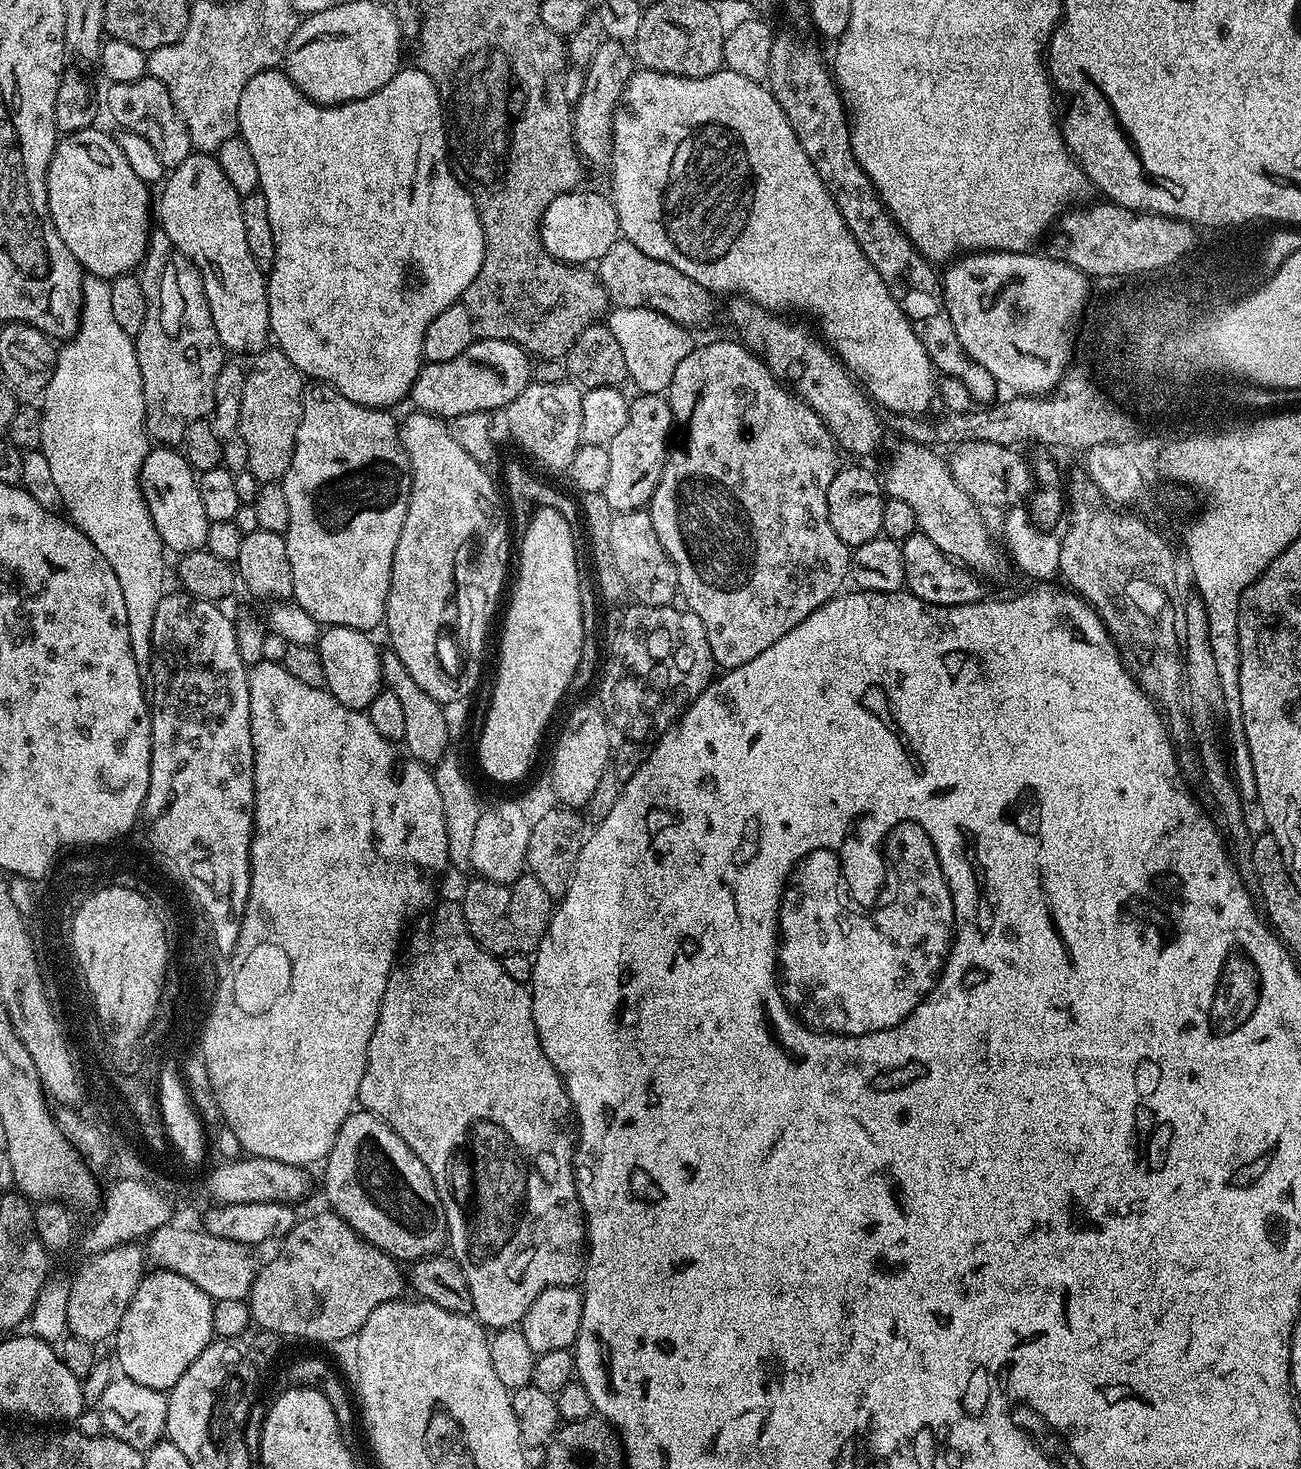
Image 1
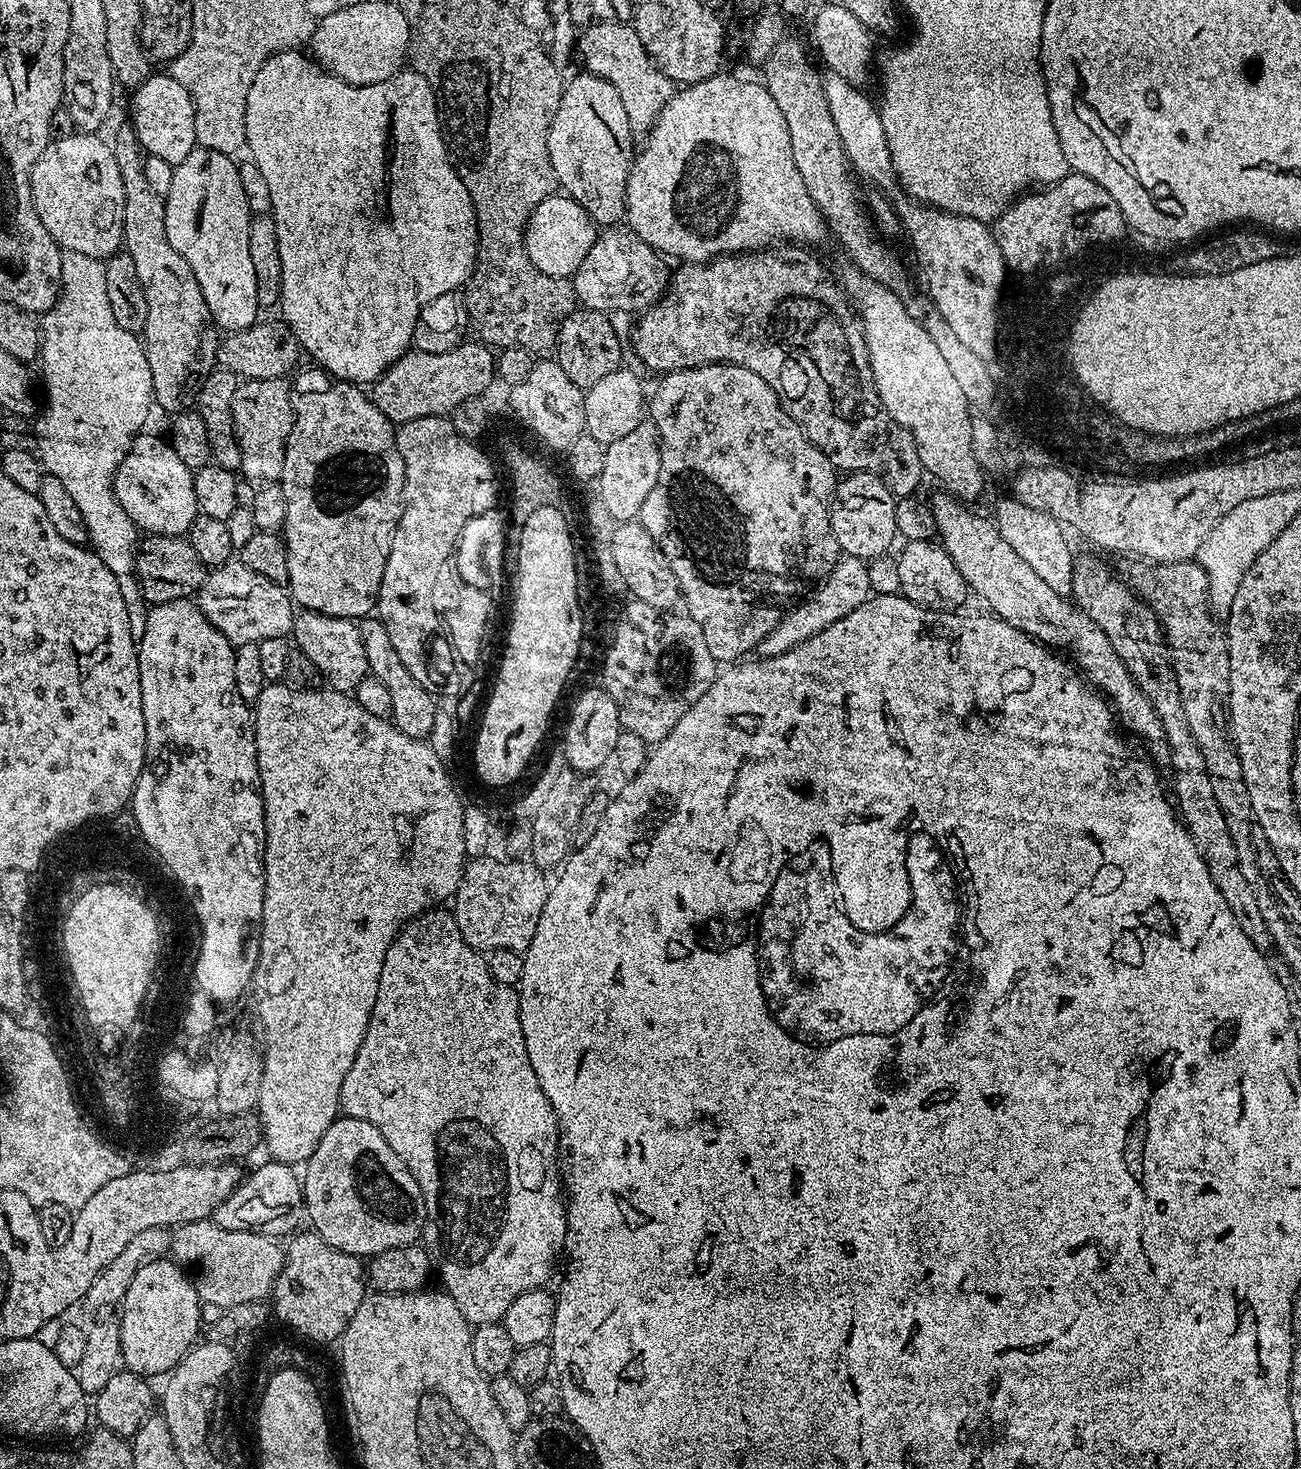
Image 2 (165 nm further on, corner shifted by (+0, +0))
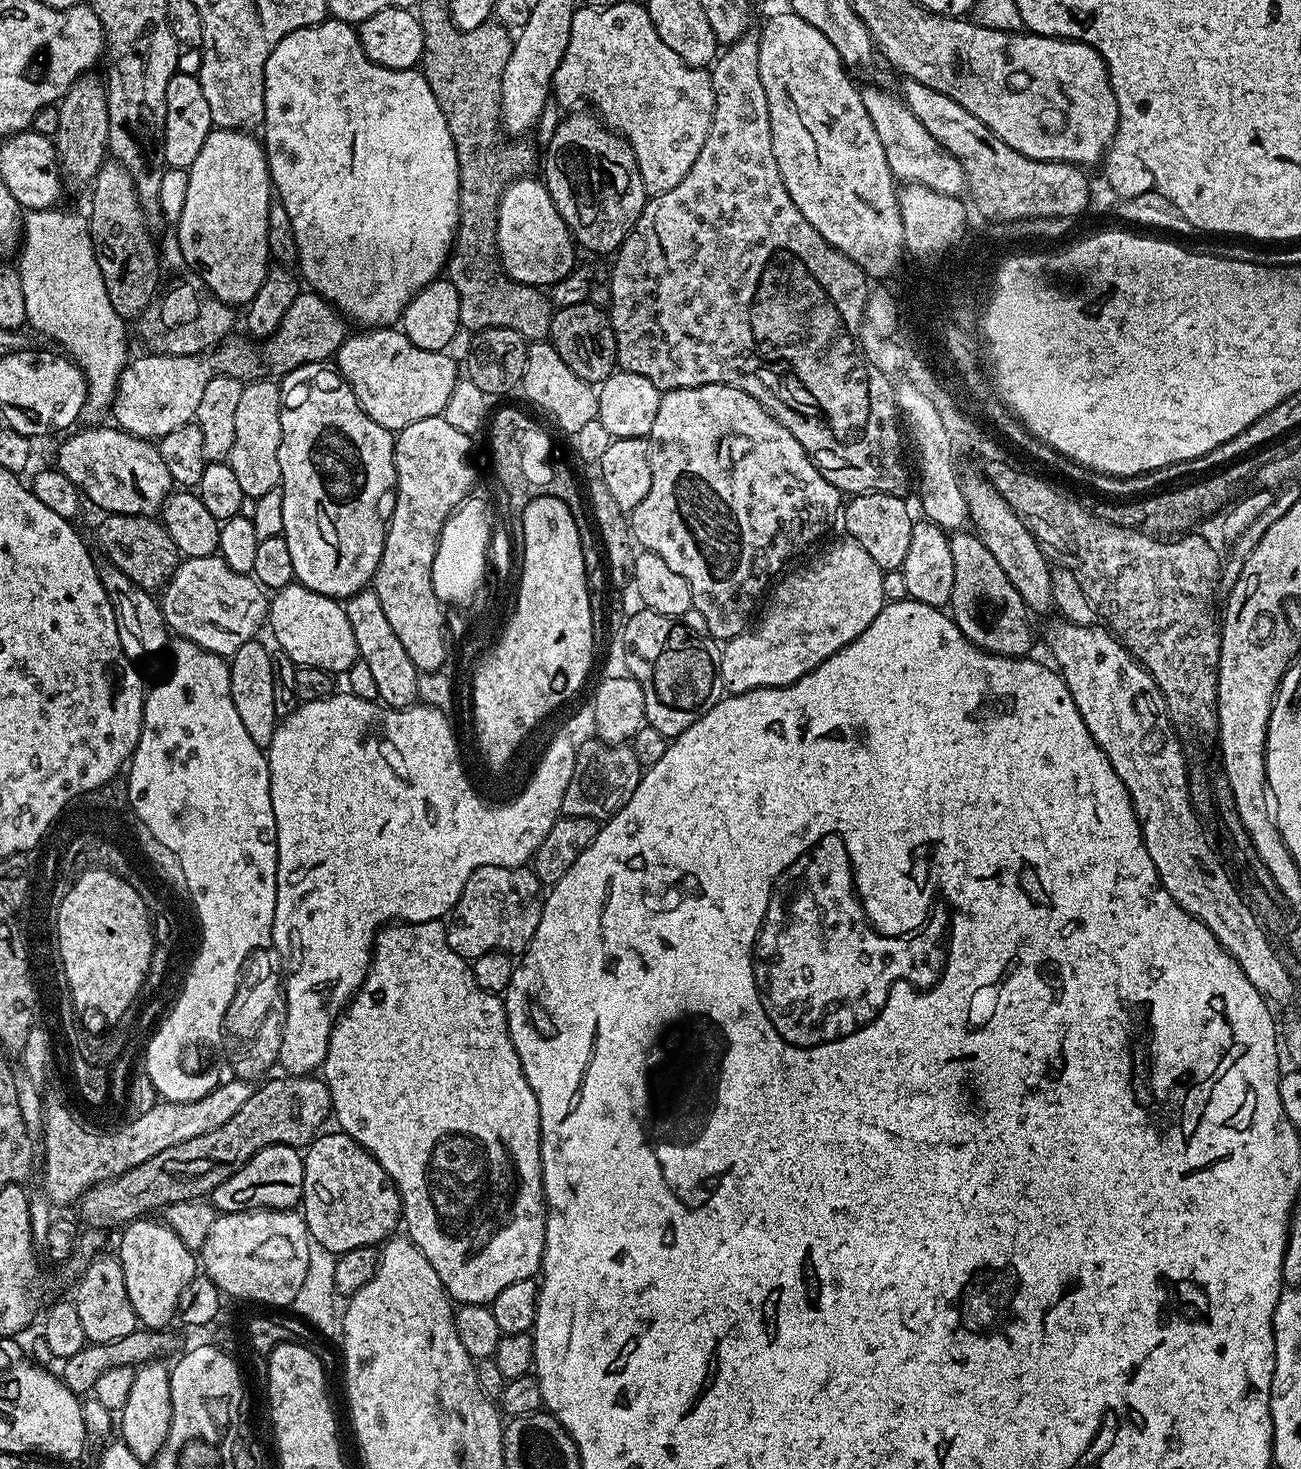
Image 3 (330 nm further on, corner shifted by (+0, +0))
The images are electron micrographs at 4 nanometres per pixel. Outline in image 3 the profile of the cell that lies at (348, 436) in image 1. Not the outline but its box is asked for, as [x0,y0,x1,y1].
[278,364,396,601]

